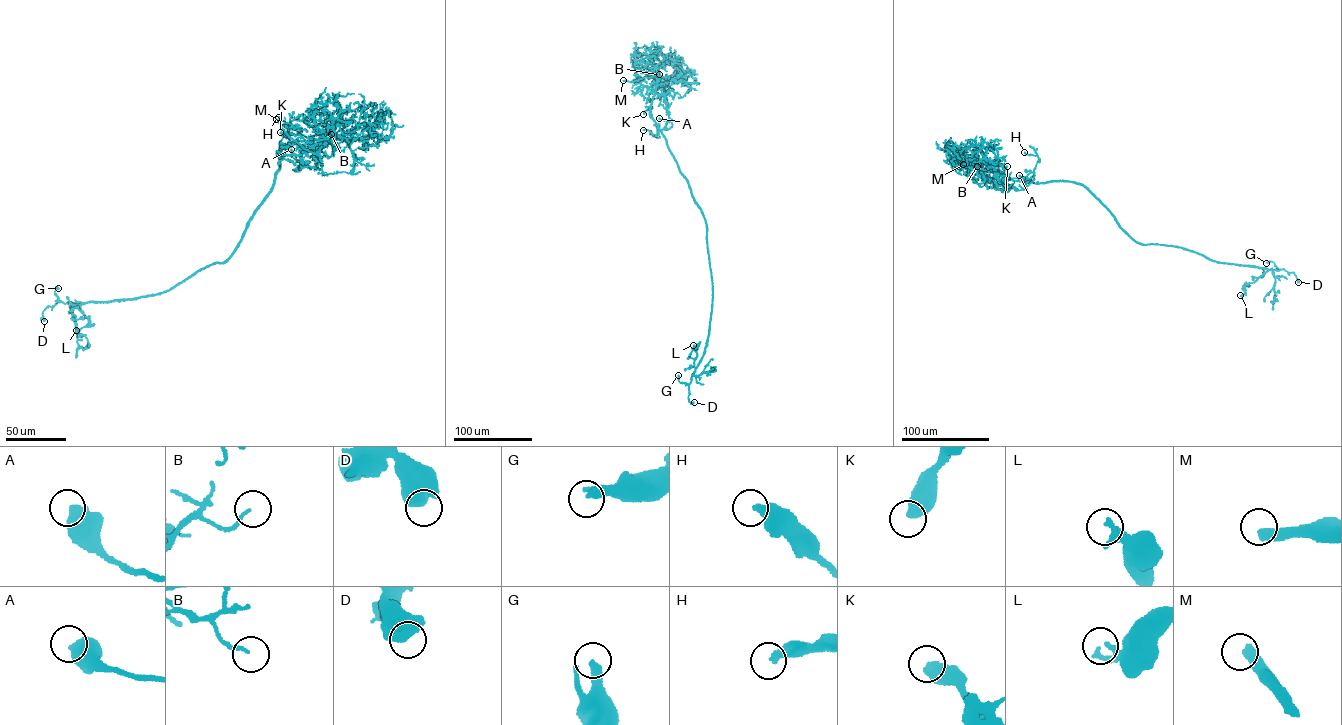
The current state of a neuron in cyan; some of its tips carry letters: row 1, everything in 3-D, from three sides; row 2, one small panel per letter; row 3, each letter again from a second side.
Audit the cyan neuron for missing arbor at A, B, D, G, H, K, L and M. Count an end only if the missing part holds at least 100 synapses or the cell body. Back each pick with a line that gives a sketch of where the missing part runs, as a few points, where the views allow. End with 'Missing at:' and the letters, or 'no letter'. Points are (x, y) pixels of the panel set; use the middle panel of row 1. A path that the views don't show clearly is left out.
M: (623, 80), (612, 80), (598, 89)
Missing at: M

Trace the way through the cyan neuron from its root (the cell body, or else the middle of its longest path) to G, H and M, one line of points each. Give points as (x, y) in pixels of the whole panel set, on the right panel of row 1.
G: (1114, 217), (1124, 230), (1142, 244), (1177, 247), (1217, 261), (1279, 270), (1274, 262), (1266, 263)
H: (1114, 217), (1081, 185), (1067, 181), (1037, 183), (1031, 181), (1038, 158), (1024, 152)
M: (1114, 217), (1081, 185), (1067, 181), (1035, 183), (1010, 179), (992, 183), (979, 177), (973, 183), (963, 164)

